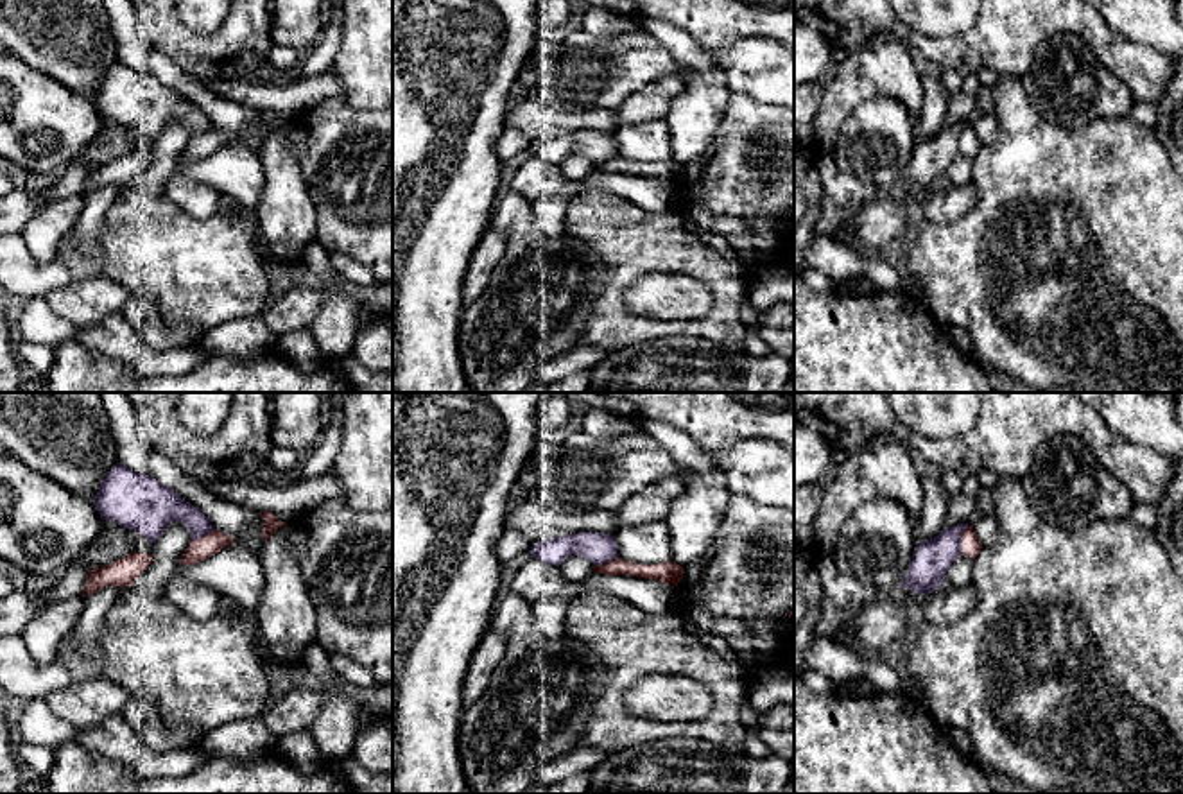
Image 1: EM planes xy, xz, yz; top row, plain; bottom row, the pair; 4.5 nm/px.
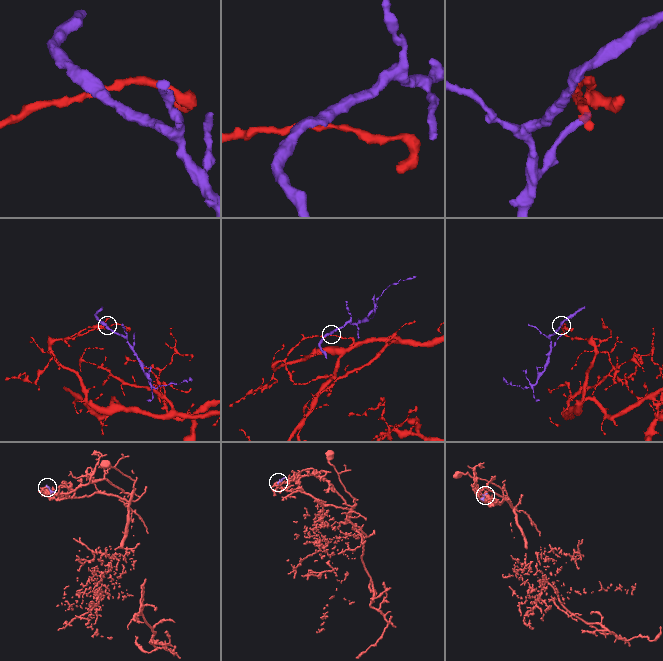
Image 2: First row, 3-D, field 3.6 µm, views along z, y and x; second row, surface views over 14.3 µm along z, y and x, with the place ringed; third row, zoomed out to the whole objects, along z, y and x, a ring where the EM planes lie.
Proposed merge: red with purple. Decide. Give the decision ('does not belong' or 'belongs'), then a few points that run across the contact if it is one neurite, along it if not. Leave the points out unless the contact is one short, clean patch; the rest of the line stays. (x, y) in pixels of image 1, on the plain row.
does not belong; line yz (968, 124), (961, 133), (959, 153)

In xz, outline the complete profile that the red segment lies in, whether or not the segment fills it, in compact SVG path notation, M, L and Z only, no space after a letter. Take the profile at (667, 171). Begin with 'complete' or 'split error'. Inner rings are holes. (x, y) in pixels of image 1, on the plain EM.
complete | M615 156L604 163L595 163L593 170L604 174L635 174L640 177L654 177L674 185L678 185L678 181L683 177L683 165L672 160L656 163L636 163L631 160L624 160L622 156Z

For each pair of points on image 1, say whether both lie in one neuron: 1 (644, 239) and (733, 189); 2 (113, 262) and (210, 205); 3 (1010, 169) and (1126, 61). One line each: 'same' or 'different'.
1: different
2: different
3: different

